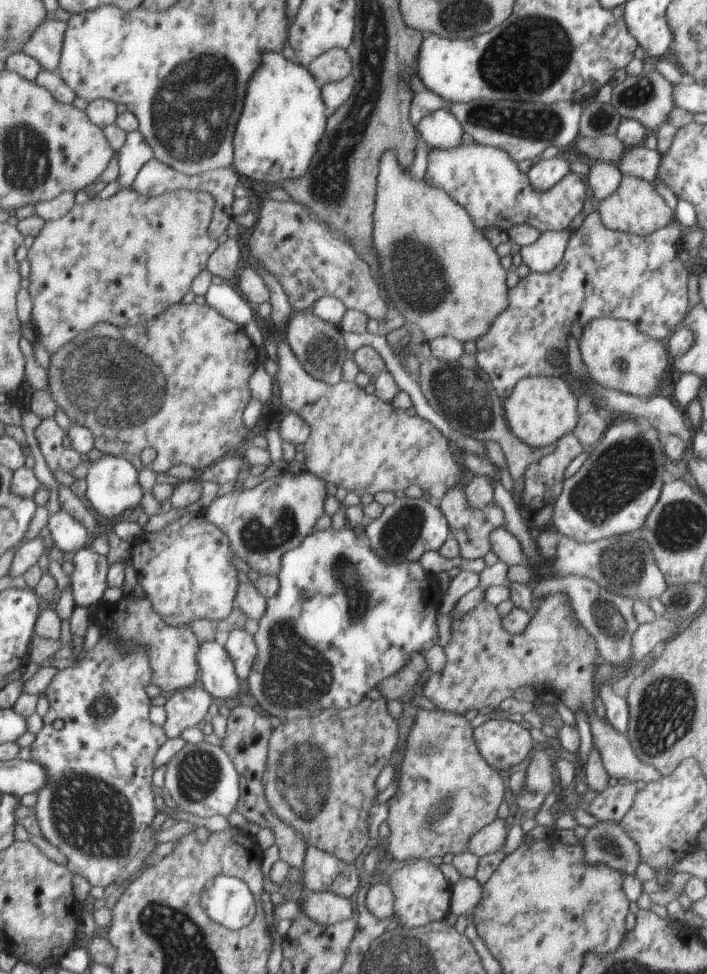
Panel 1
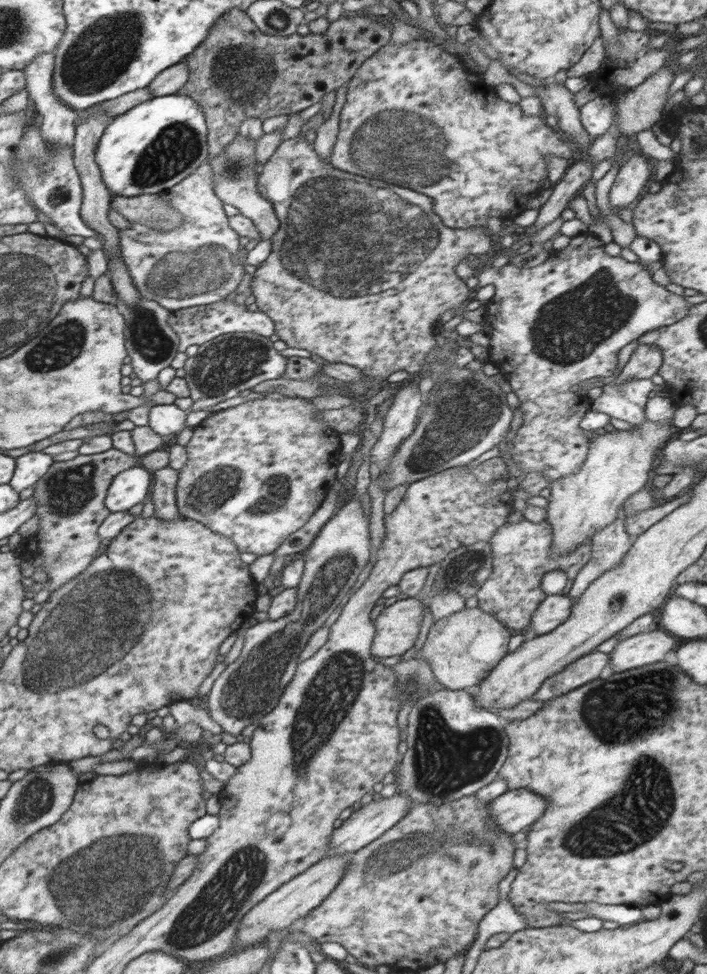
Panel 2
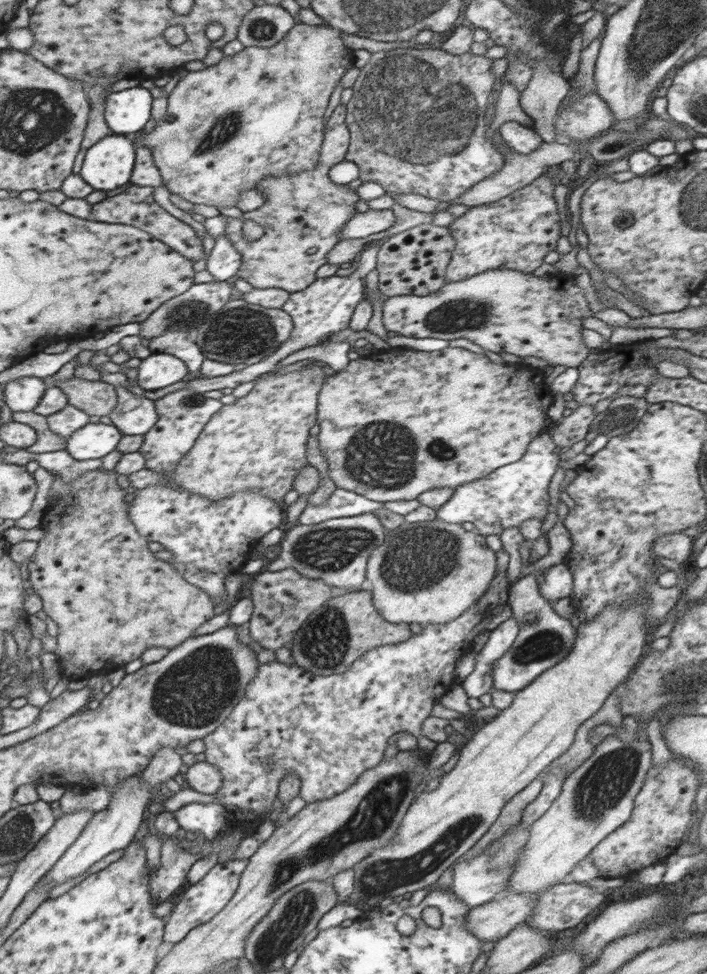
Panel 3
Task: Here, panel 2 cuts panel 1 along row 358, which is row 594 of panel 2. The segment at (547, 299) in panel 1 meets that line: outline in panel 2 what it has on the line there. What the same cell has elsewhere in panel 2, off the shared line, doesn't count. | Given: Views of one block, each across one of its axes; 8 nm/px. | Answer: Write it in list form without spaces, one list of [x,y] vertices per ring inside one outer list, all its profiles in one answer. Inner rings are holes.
[[[523,518],[517,524],[506,522],[500,529],[496,530],[489,541],[493,566],[490,577],[475,595],[478,599],[477,608],[488,615],[494,615],[513,633],[528,628],[534,611],[547,598],[540,586],[546,573],[563,571],[567,576],[569,586],[564,588],[562,595],[568,595],[570,585],[592,556],[592,538],[590,538],[586,539],[580,547],[572,548],[570,553],[560,555],[558,559],[552,559],[550,557],[552,536],[554,536],[552,535],[552,525],[548,523],[547,519],[540,524],[534,524]]]

